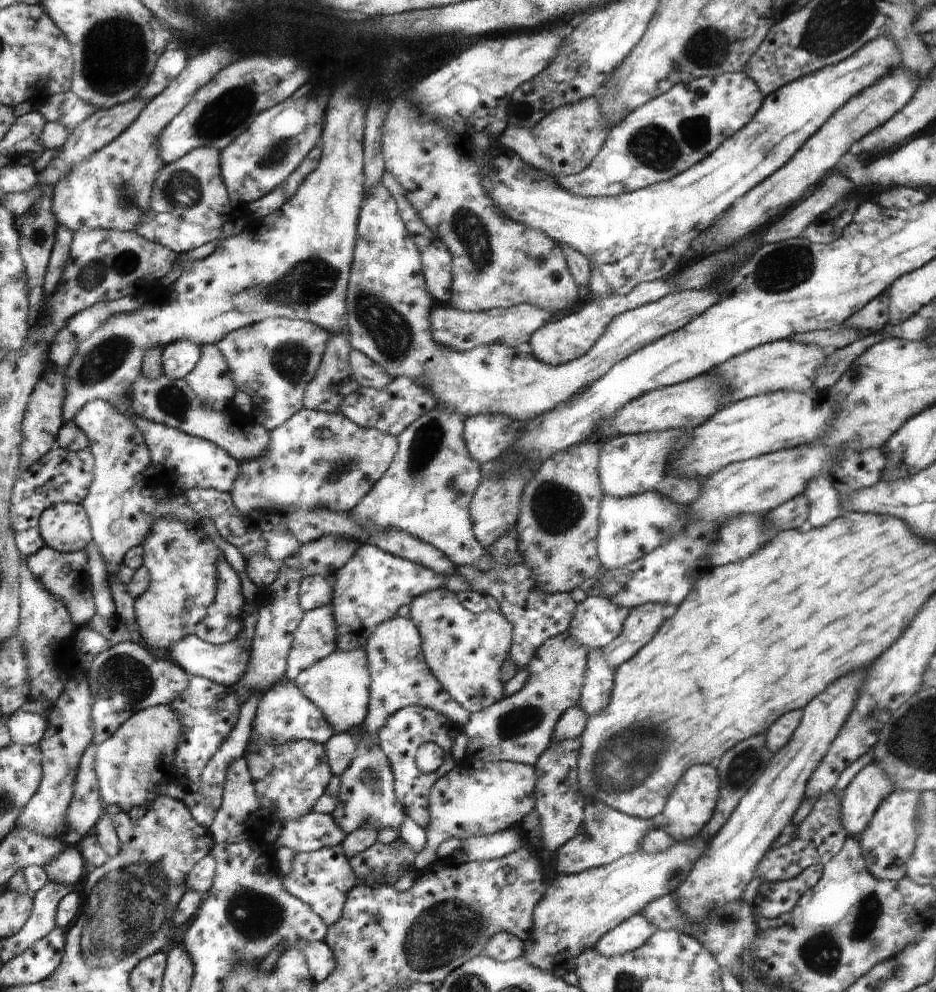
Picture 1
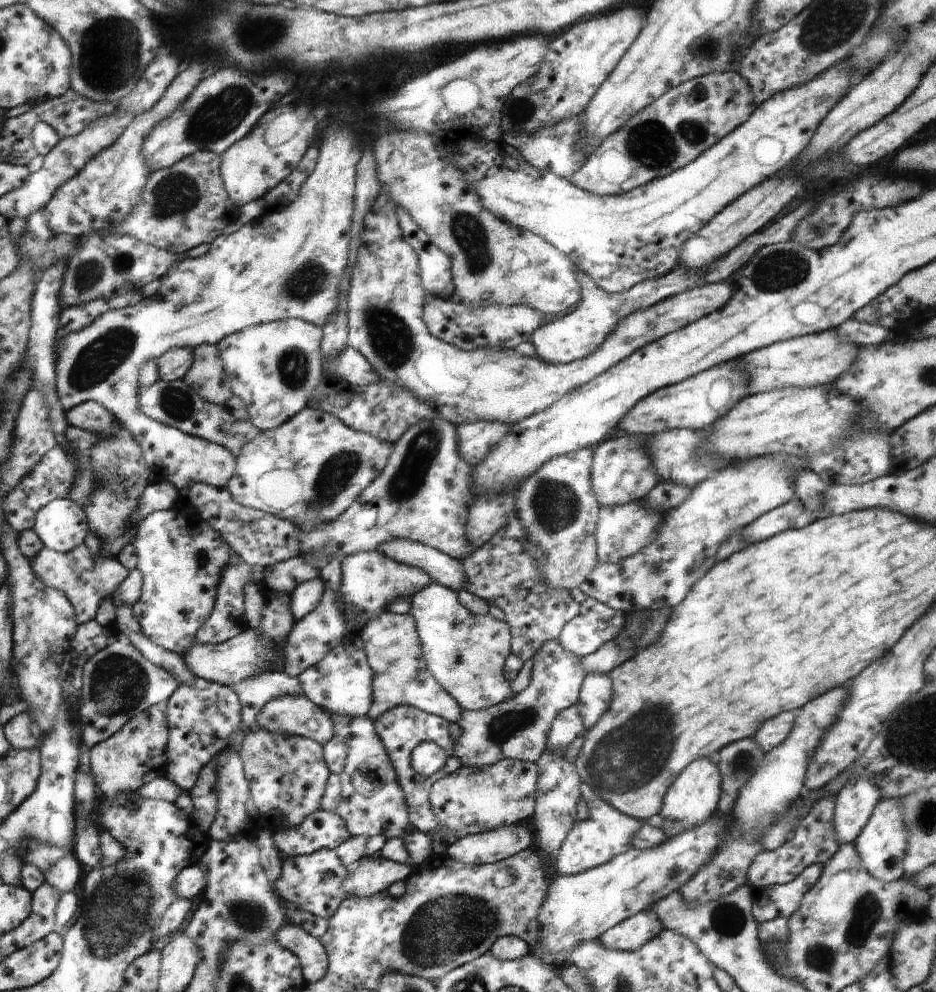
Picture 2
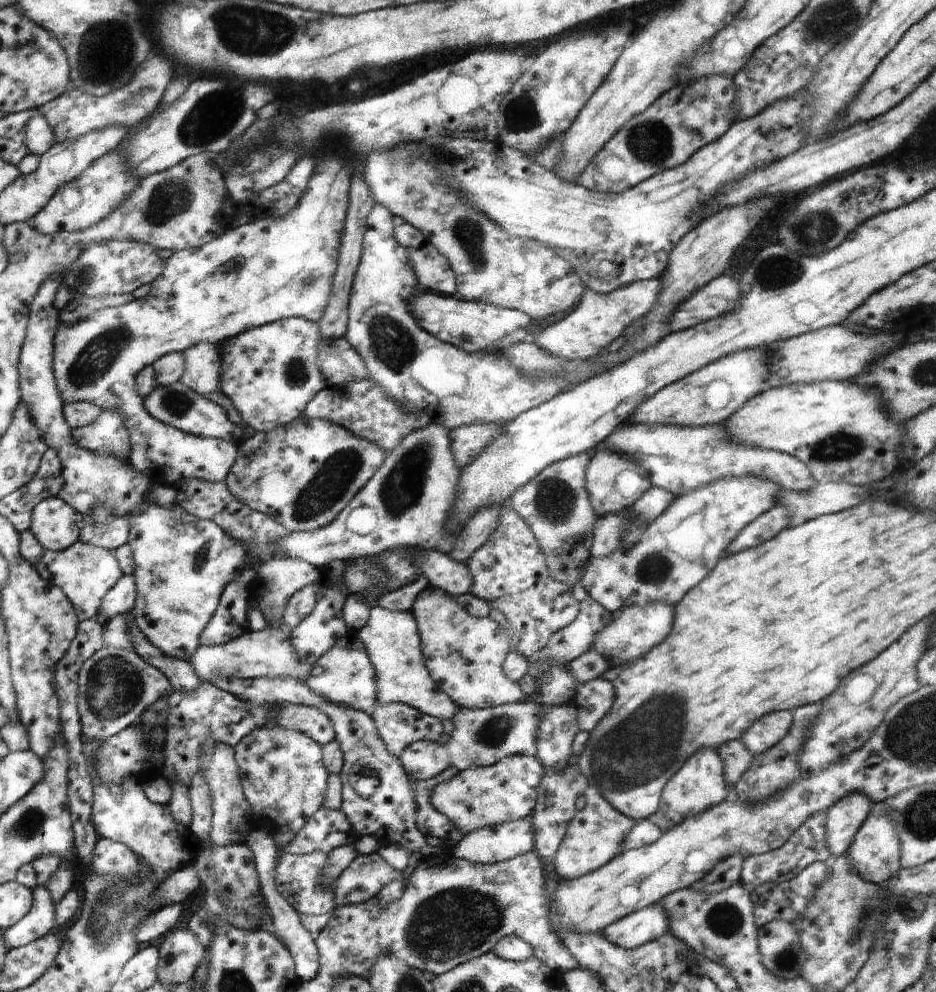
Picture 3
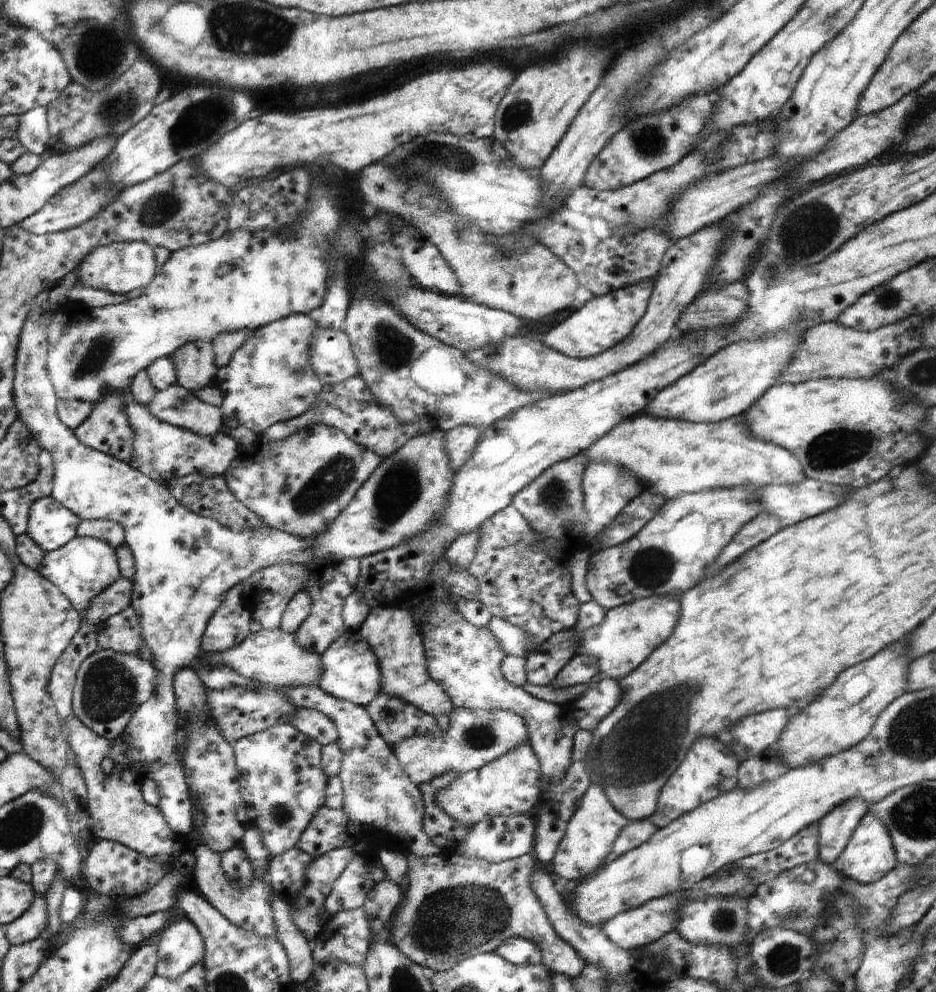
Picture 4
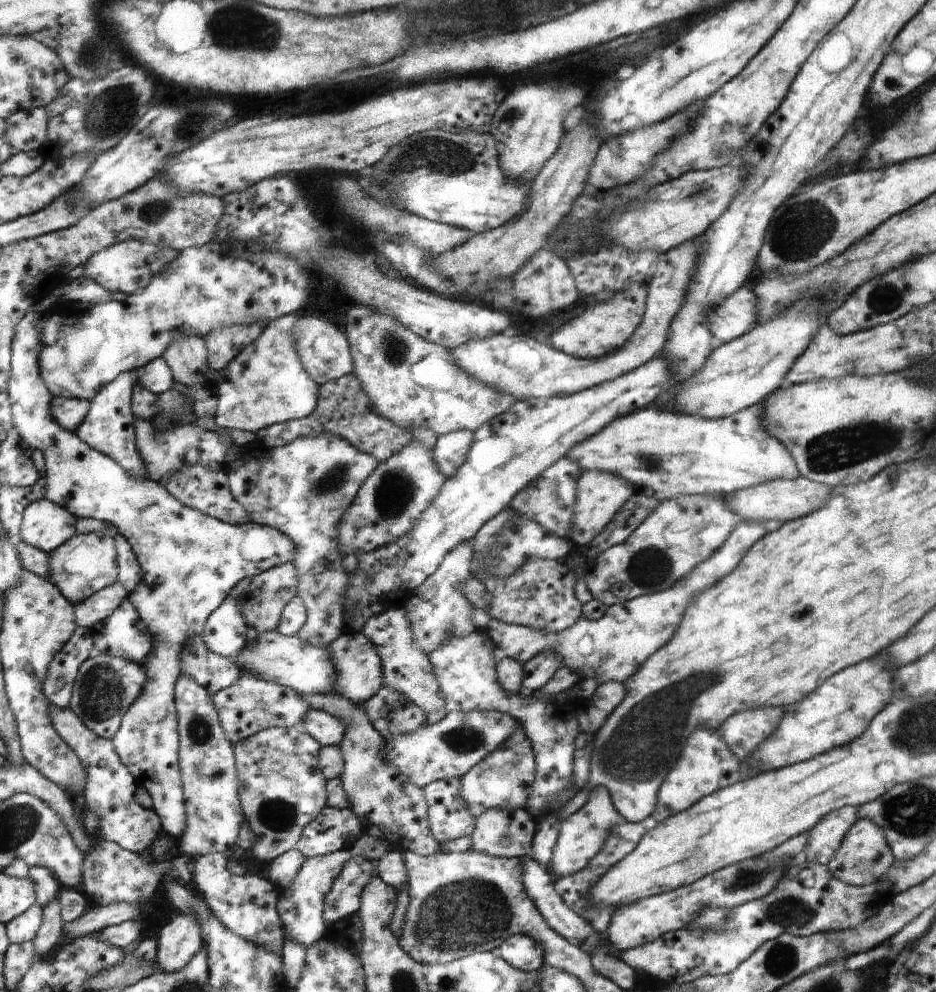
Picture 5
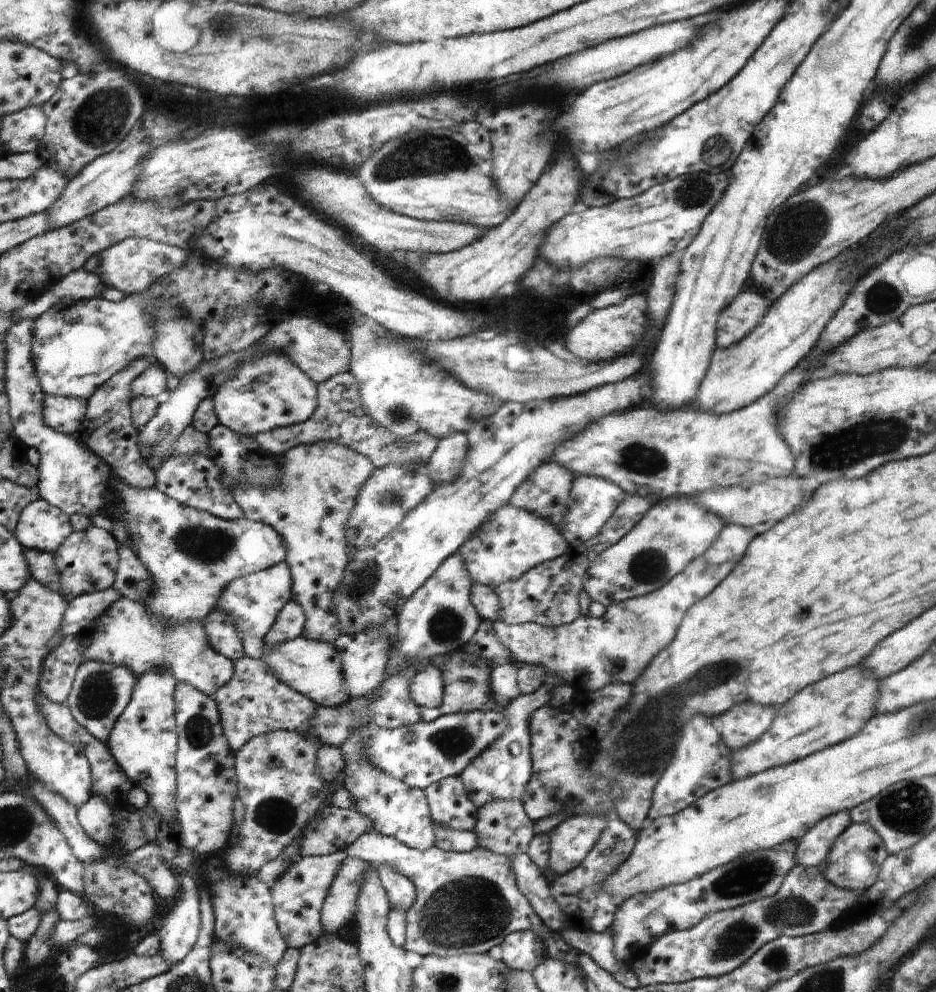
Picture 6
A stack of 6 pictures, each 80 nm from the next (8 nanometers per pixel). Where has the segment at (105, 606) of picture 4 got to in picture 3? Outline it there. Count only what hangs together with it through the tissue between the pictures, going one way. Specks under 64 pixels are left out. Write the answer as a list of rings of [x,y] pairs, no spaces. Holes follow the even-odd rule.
[[[123,574],[123,578],[103,598],[100,611],[108,618],[130,613],[136,604],[136,597],[137,586],[134,575]]]

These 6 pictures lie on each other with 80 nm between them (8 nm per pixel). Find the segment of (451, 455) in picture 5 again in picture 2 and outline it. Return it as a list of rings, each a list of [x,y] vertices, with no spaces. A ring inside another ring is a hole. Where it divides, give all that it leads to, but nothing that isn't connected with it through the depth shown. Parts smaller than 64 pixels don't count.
[[[476,420],[458,424],[459,450],[473,467],[511,431],[512,424],[496,420]]]

